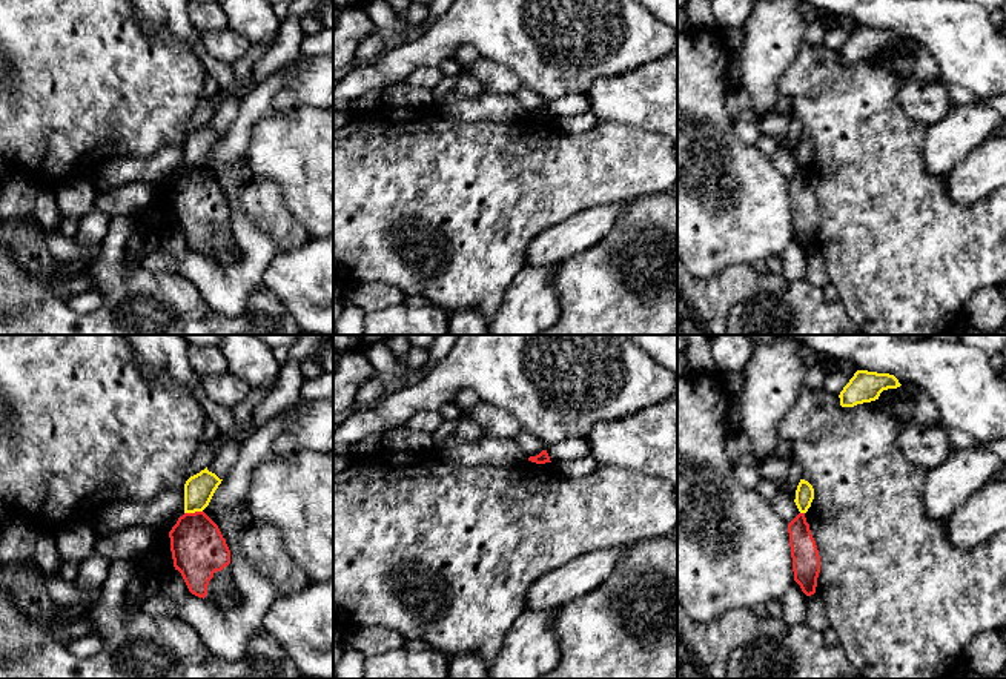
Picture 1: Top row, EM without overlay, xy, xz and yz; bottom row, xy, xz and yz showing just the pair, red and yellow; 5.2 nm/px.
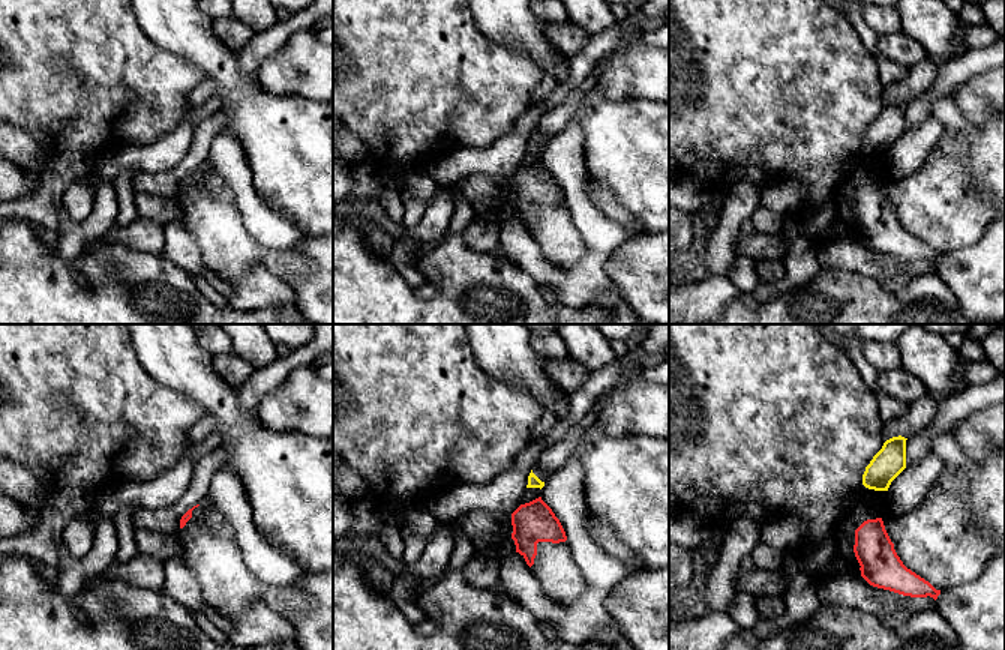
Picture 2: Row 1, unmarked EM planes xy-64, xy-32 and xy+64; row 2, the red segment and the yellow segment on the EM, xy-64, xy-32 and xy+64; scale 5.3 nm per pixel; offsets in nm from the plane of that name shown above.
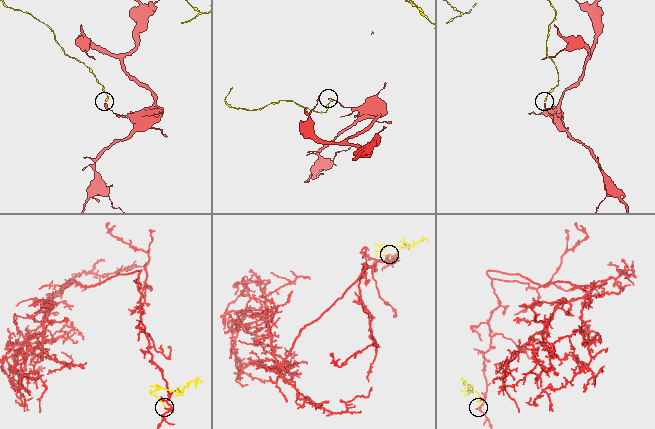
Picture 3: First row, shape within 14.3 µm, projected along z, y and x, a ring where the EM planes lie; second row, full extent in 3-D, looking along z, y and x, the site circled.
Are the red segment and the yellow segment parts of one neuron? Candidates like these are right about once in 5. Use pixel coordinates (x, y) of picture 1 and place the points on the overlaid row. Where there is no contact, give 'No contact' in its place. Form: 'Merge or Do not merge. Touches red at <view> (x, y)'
Do not merge. Touches red at xy (192, 513)

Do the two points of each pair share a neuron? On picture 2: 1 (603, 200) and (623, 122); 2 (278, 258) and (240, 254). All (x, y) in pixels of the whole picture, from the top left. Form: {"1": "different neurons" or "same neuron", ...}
{"1": "different neurons", "2": "same neuron"}

